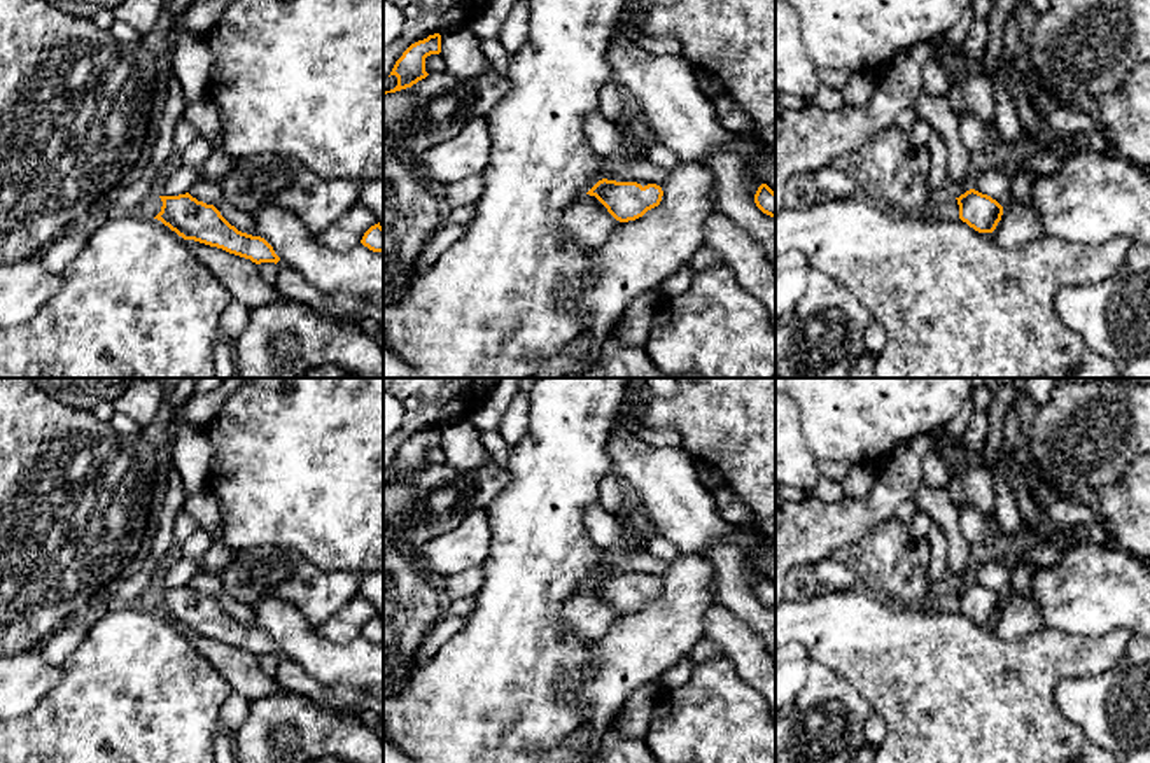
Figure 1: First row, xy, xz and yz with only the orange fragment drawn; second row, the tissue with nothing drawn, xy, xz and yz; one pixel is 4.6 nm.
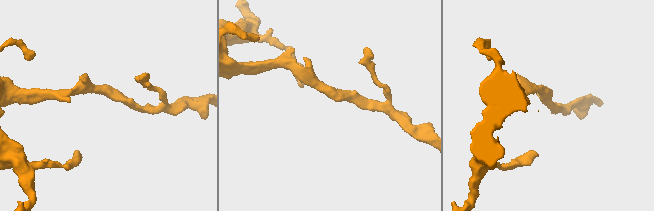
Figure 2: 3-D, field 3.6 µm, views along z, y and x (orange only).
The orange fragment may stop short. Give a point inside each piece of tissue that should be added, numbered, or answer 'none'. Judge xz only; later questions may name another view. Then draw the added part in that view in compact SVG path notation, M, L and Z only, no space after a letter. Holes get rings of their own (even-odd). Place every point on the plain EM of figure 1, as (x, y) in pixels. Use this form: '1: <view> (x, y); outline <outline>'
none

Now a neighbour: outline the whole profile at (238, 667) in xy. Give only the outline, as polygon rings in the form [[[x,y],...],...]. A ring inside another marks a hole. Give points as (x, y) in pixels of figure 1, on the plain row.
[[[186,632],[186,637],[231,684],[231,690],[245,698],[256,700],[284,691],[275,676],[266,674],[250,651],[194,632]]]

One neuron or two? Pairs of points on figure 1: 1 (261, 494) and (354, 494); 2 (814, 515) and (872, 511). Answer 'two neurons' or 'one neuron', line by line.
1: one neuron
2: one neuron

